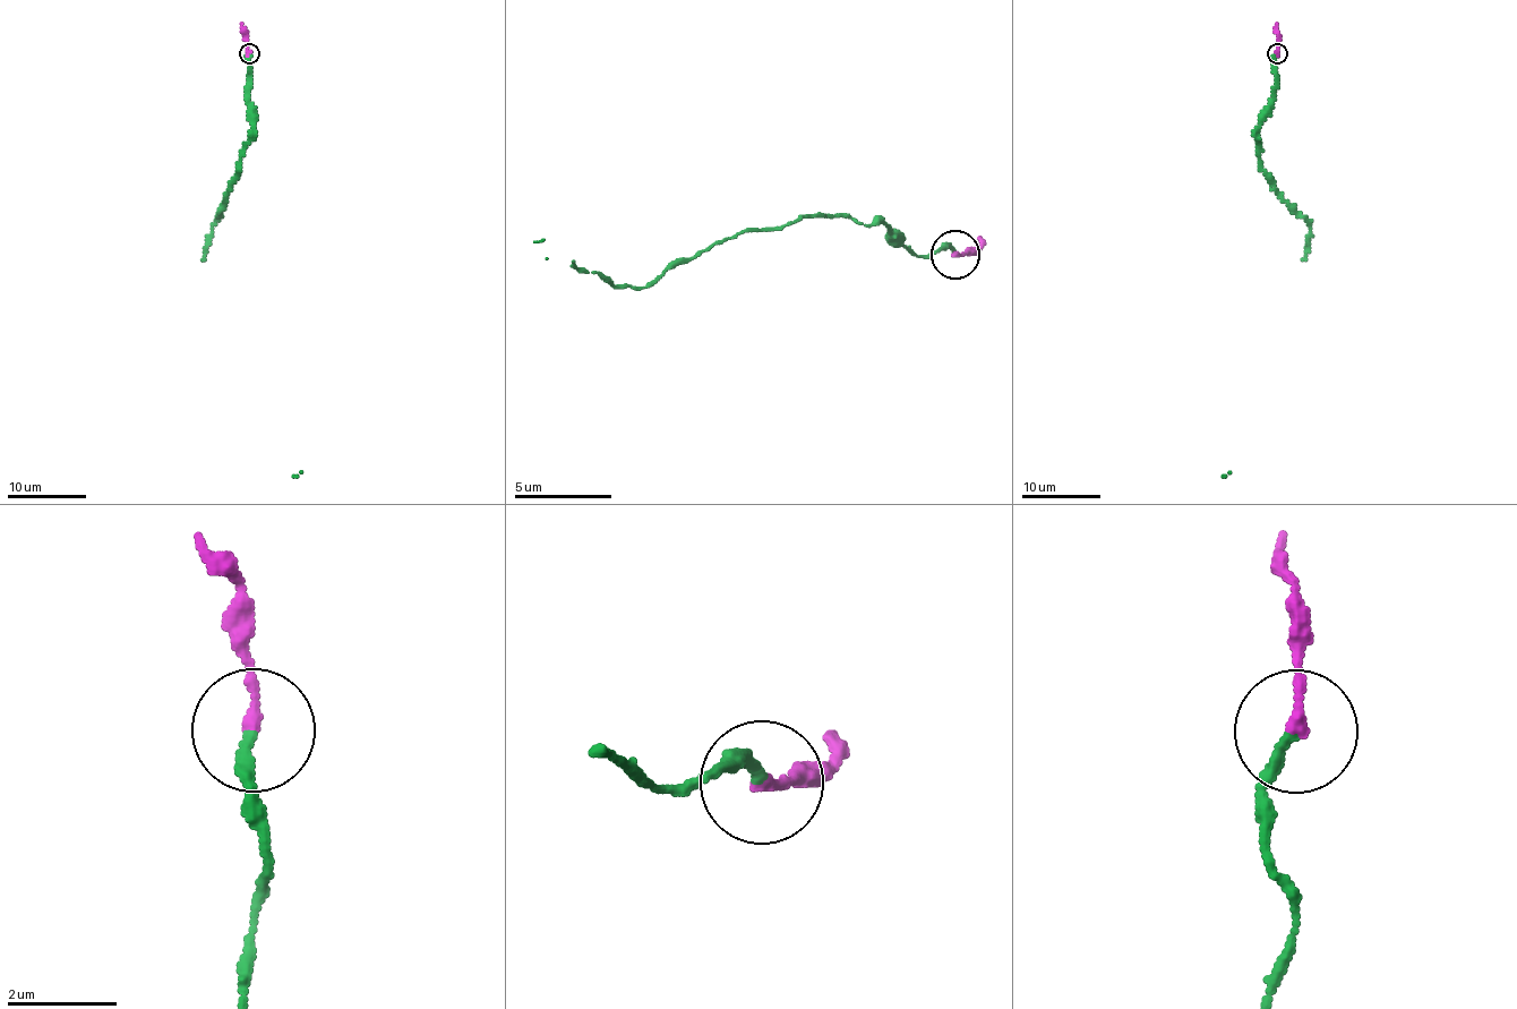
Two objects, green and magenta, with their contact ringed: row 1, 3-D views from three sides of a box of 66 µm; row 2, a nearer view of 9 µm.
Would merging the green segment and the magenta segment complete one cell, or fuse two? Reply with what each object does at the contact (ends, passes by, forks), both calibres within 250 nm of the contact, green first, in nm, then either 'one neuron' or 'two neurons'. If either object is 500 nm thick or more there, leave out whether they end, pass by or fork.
green ends; magenta ends; calibres 200 and 200 nm; one neuron

